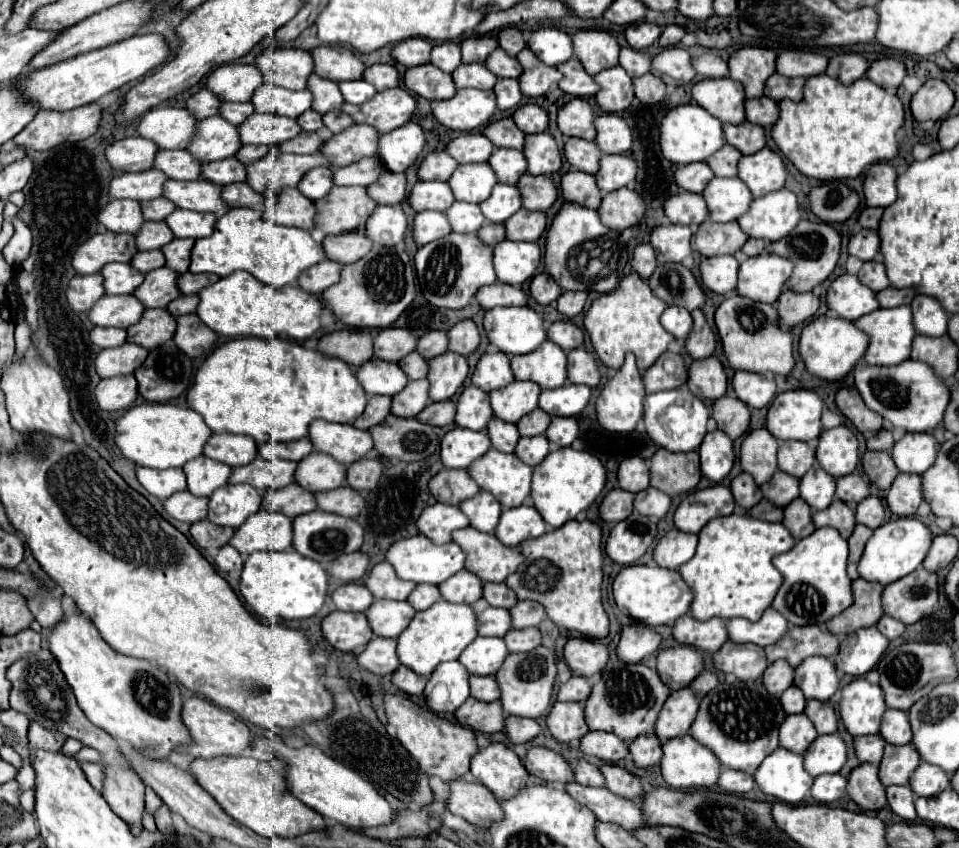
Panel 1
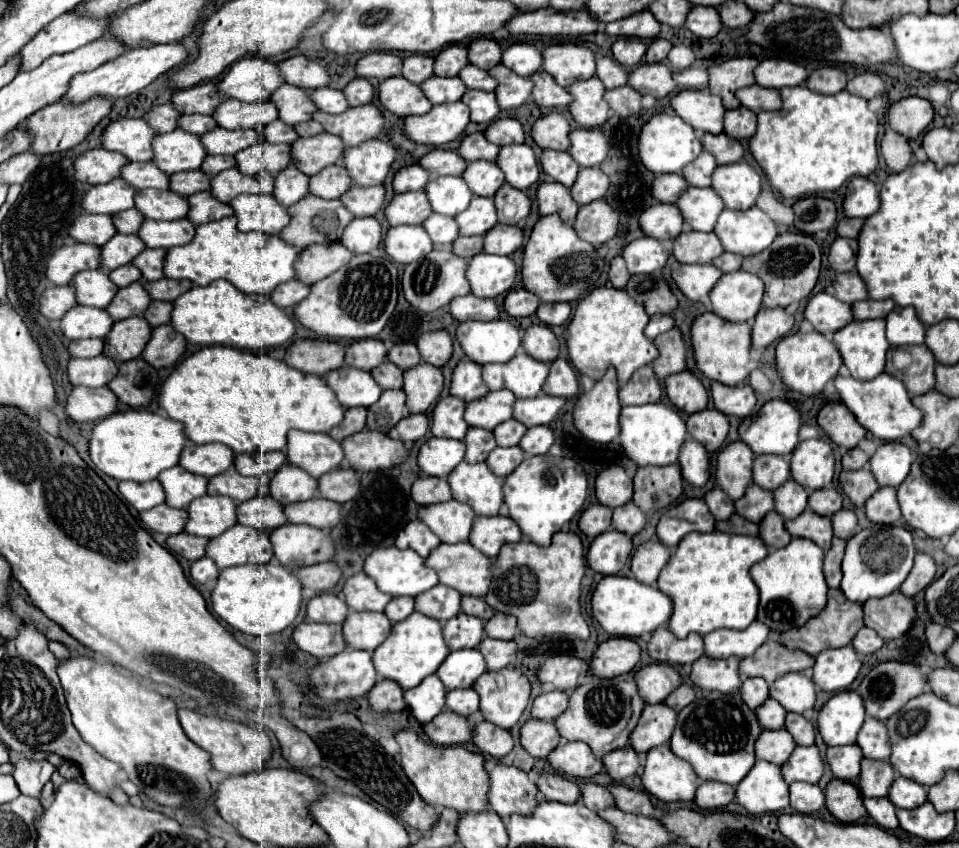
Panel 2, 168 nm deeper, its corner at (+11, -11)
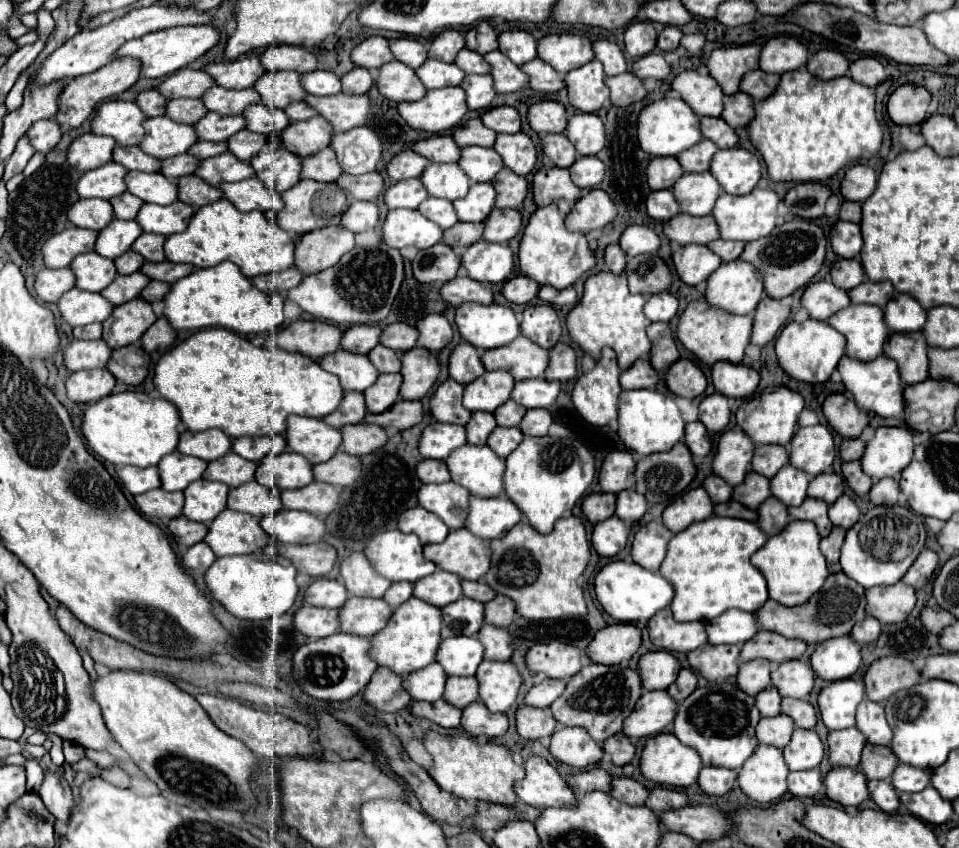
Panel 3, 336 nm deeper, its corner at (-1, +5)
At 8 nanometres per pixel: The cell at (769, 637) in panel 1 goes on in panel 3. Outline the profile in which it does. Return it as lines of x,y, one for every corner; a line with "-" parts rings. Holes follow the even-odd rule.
728,610
706,624
710,644
744,644
752,640
758,630
756,614
740,610

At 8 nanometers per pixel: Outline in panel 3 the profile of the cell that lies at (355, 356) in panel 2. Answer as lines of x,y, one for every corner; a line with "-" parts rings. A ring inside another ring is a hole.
376,324
352,326
342,336
342,348
356,354
368,354
374,346
380,344
380,332
382,328

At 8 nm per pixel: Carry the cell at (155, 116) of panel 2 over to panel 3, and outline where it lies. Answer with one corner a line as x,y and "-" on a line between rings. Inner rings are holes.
146,90
138,94
136,104
140,104
146,116
164,116
164,104
168,104
168,100
158,90

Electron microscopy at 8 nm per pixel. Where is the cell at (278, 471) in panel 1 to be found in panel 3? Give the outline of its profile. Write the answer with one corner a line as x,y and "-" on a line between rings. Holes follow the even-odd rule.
228,452
226,456
208,464
204,478
218,480
218,482
228,484
230,488
236,488
244,482
252,482
256,468
258,468
256,462
244,460
242,456
236,456
236,452

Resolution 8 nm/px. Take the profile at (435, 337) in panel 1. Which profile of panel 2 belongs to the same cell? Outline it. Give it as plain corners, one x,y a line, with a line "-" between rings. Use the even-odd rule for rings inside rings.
394,344
388,350
386,358
402,370
408,370
408,368
414,368
416,364
420,364
420,354
414,344

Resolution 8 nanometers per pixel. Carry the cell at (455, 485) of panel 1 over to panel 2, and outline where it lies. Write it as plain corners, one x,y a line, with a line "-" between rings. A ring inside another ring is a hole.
418,478
412,484
412,500
420,506
428,504
438,504
438,502
448,502
452,498
452,492
448,488
446,478

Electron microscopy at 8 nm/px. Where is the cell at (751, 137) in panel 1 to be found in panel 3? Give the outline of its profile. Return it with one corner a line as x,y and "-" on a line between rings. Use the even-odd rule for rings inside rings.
702,118
702,136
710,138
718,144
718,148
734,148
738,146
738,136
730,124
722,118

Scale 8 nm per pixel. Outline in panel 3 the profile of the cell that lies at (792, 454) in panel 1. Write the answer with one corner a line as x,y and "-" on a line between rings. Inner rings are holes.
758,444
754,458
752,458
752,470
760,472
766,478
774,478
782,466
790,462
790,452
784,446
778,444

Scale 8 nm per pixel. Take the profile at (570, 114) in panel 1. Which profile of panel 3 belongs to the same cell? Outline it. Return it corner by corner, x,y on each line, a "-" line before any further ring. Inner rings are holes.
544,100
528,110
528,122
532,130
538,134
548,134
548,132
562,134
566,132
568,126
568,114
564,104
554,100

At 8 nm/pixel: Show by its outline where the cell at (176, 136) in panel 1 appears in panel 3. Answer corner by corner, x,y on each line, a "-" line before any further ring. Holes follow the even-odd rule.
108,100
98,108
92,120
92,132
112,136
120,146
134,146
144,140
144,118
136,102

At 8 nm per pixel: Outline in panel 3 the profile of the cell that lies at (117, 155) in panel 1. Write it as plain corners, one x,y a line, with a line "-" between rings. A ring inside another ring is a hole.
84,134
76,138
68,148
68,162
80,172
100,168
112,160
112,152
116,148
116,140
108,136

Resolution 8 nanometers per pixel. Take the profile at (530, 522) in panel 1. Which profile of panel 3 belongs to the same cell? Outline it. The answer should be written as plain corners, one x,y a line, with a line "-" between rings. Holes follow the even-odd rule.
472,496
466,528
482,540
494,540
504,536
520,520
522,520
522,512
506,496
498,496
498,498

